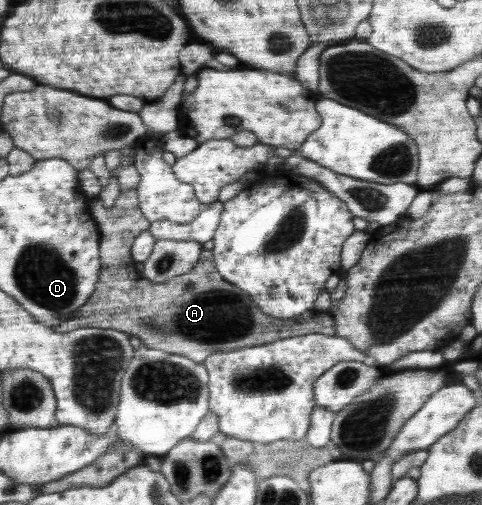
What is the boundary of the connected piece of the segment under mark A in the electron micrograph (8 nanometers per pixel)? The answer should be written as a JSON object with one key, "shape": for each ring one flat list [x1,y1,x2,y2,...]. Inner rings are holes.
{"shape":[[122,191,111,208,97,205,92,209,99,228,101,278,94,294,68,321,58,326,58,333,78,328,104,328,135,336,149,349,186,356,202,363,208,356,230,348,250,344,268,344,270,340,320,334,335,336,333,318,329,312,312,309,294,320,274,320,250,299,250,295,224,280,217,271,212,250,203,249,200,260,186,274,168,282,156,284,144,280,132,260,132,243,138,234,149,229,149,222,138,208,137,191],[250,324,250,330,248,330]]}

